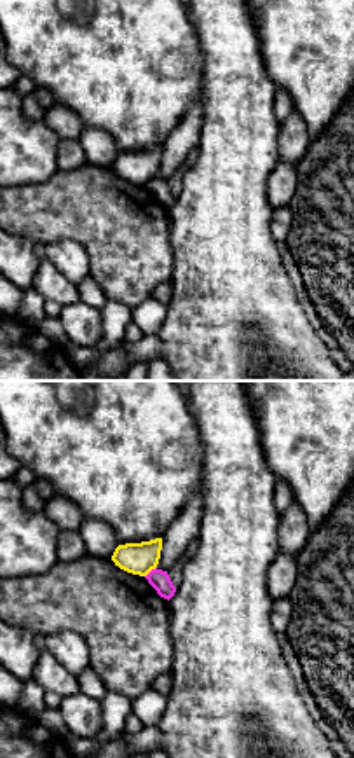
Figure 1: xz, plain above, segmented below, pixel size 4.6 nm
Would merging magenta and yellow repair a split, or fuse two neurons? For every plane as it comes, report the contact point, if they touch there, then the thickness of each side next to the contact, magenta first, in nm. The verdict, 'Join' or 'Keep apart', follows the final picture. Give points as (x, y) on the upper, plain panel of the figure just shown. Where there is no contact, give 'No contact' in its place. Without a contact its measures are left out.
Touches magenta at (150, 180). Thickness 90 nm (magenta) against 140 nm

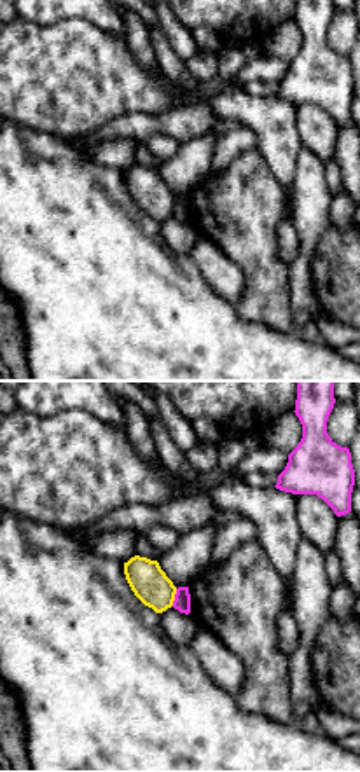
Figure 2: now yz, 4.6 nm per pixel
Touches magenta at (175, 206). Thickness 80 nm (magenta) against 170 nm

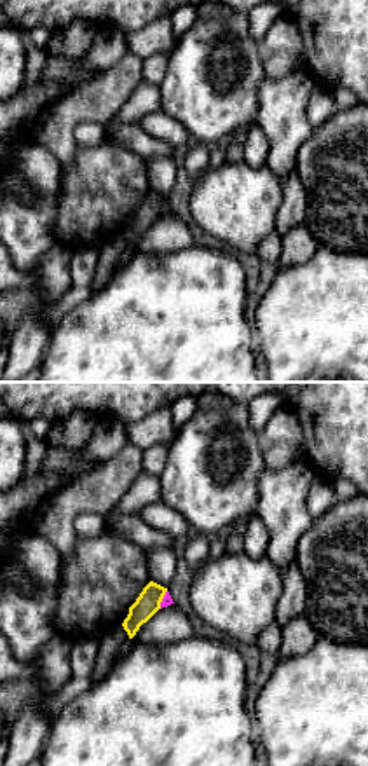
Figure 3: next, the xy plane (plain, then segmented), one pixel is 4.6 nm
Touches magenta at (163, 208). Thickness 50 nm (magenta) against 110 nm

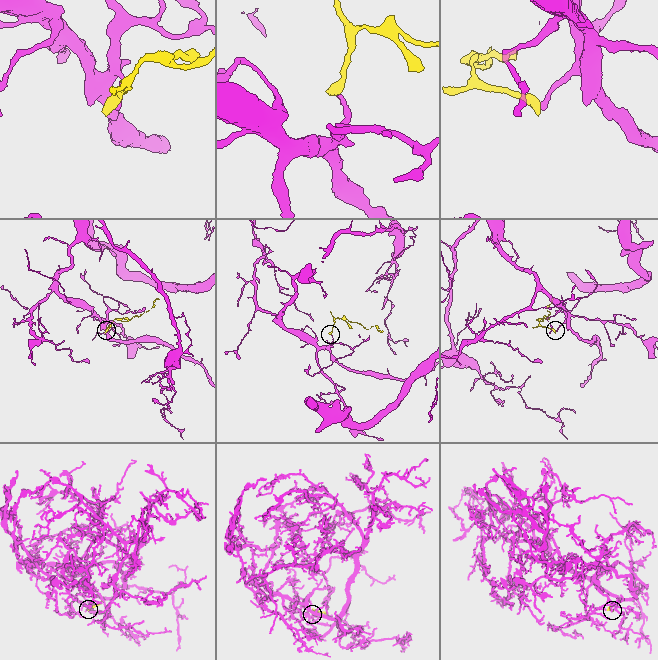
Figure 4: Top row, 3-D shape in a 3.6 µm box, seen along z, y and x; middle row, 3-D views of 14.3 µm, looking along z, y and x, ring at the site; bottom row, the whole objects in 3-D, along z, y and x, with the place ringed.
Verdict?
Keep apart

